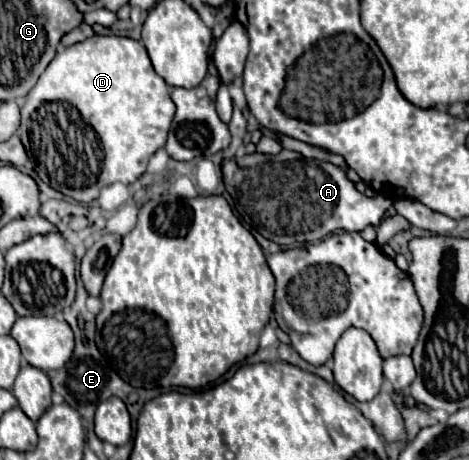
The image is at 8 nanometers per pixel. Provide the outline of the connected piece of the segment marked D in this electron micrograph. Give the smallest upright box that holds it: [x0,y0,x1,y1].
[17,35,175,203]

